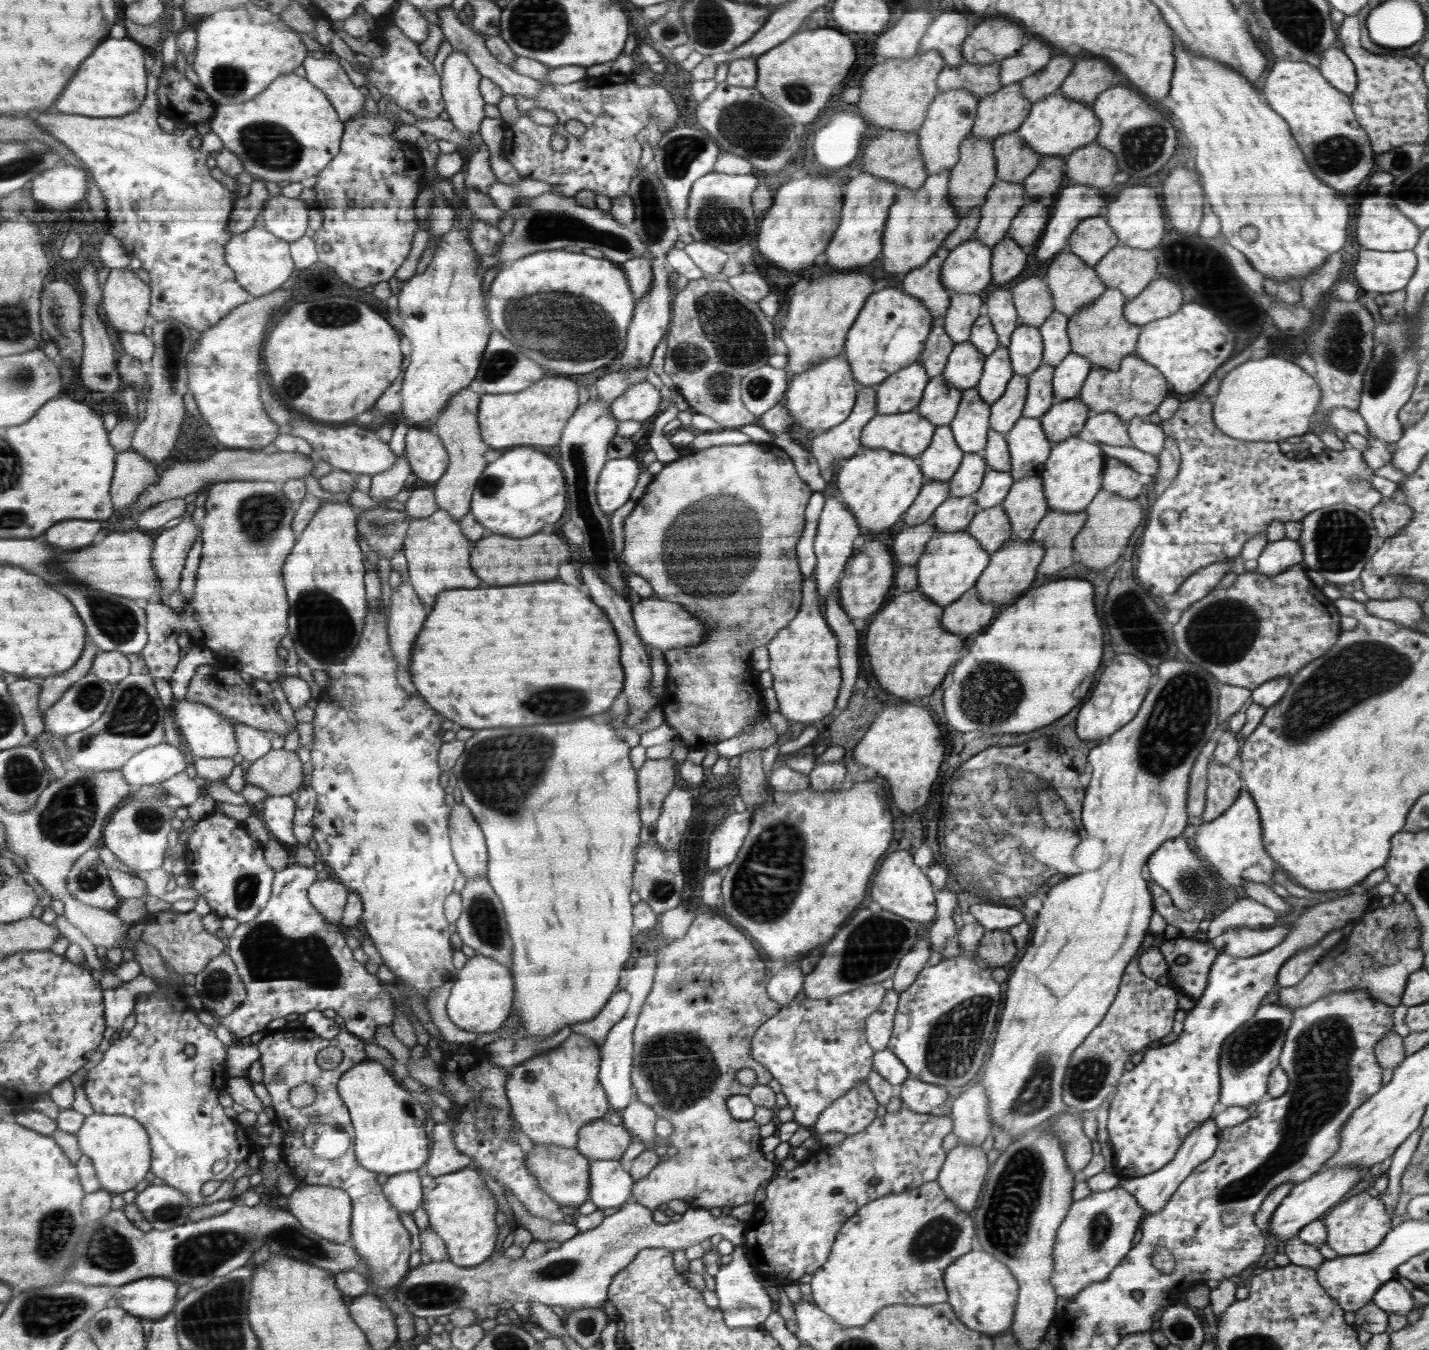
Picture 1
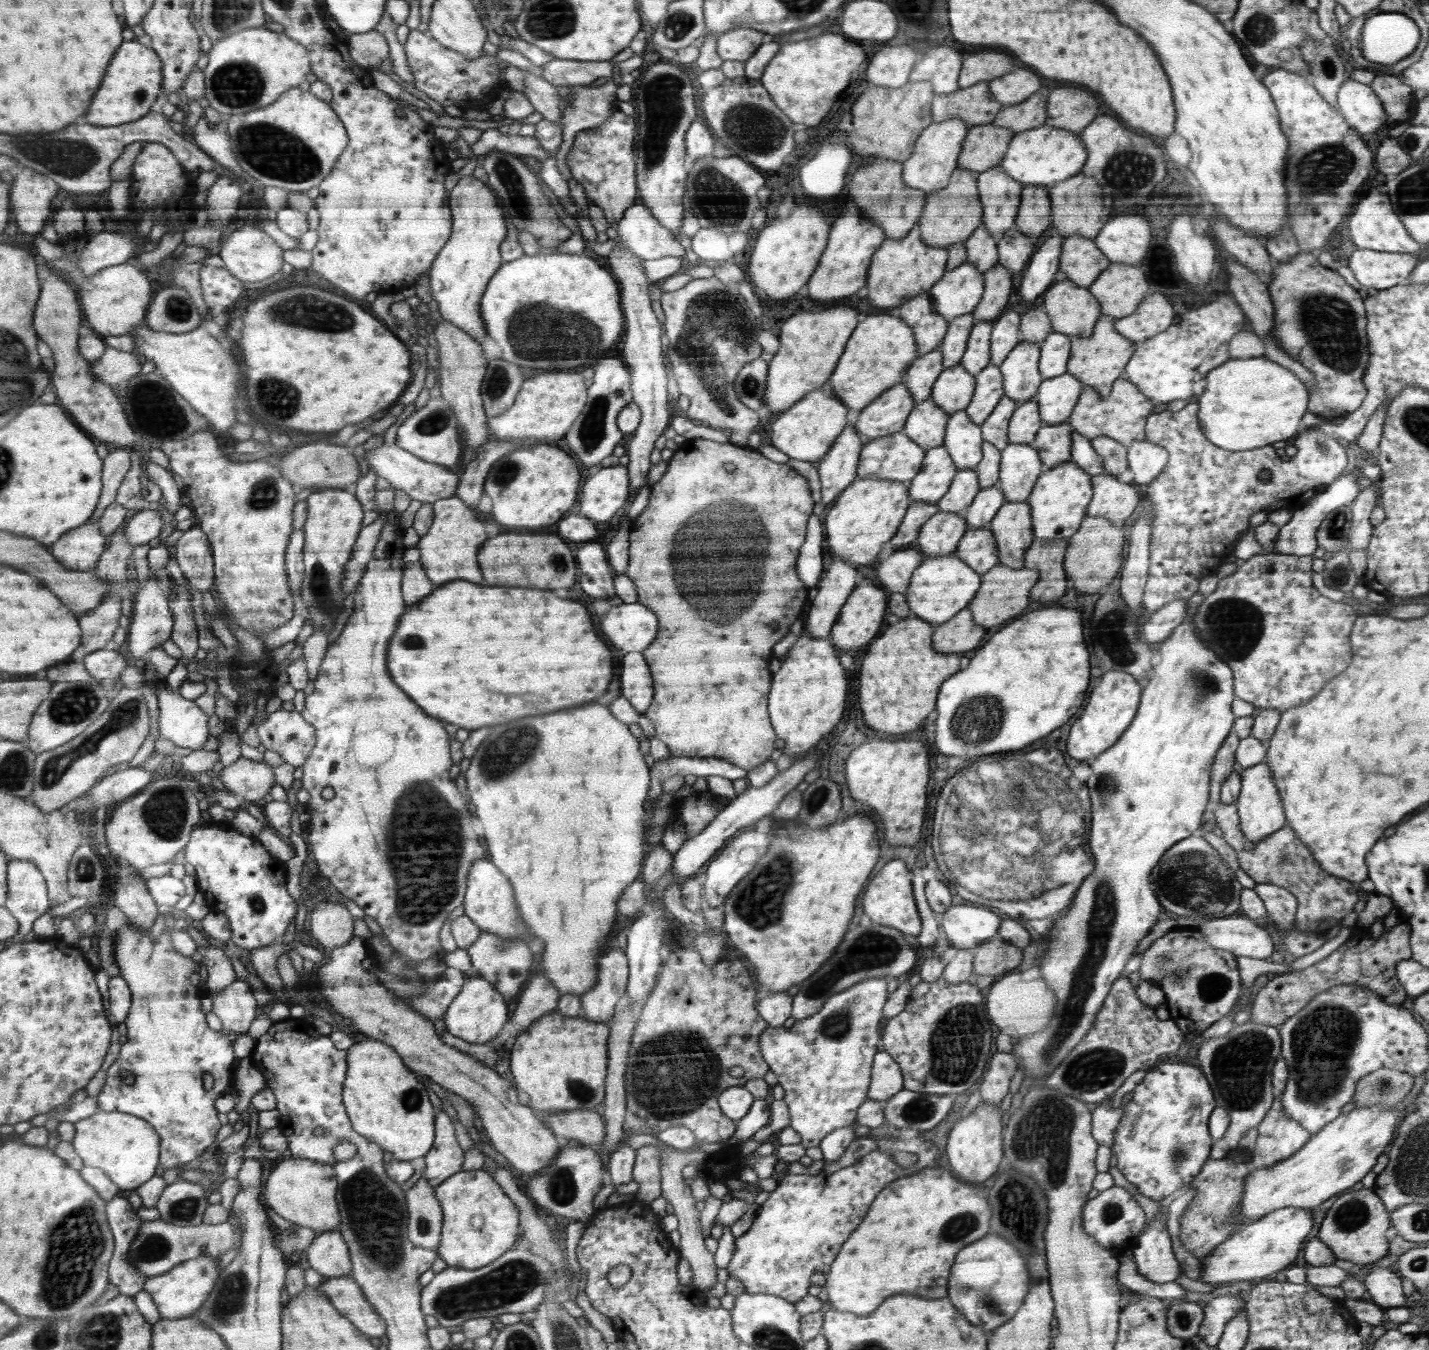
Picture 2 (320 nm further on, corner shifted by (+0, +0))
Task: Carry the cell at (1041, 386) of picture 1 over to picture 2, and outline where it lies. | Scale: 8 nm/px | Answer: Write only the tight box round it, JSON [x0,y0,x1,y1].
[1007,396,1045,444]

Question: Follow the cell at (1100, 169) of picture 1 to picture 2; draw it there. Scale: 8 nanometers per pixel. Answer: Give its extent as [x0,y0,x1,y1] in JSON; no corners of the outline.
[1049,172,1112,240]

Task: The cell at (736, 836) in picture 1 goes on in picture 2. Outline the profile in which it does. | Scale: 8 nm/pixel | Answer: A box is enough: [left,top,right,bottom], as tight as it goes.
[705,828,770,907]

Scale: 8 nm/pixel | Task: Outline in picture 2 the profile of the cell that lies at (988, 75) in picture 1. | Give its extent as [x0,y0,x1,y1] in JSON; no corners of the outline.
[932,81,1003,126]

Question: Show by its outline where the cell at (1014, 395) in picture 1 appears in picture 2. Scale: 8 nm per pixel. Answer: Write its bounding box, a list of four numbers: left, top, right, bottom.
[981,395,1018,450]

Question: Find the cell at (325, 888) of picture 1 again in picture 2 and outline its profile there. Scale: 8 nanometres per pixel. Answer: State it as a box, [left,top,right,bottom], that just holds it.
[309,900,353,949]

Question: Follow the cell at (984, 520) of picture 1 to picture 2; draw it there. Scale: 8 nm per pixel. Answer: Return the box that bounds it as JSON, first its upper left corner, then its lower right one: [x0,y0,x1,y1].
[954,524,1000,576]

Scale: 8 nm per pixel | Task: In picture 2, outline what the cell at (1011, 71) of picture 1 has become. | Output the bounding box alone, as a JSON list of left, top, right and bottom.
[989,66,1042,106]

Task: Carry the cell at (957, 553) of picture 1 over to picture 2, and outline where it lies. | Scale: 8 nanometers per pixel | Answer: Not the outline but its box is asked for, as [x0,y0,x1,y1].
[905,553,981,624]

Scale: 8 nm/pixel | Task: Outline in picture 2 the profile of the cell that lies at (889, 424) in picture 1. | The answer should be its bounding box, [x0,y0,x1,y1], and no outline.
[857,431,925,481]

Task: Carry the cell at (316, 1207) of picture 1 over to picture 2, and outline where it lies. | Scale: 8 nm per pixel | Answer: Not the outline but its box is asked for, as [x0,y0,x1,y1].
[263,1157,341,1232]

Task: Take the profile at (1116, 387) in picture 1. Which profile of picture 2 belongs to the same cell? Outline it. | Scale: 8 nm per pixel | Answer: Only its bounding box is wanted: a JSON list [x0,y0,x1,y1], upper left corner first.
[1069,378,1159,447]

